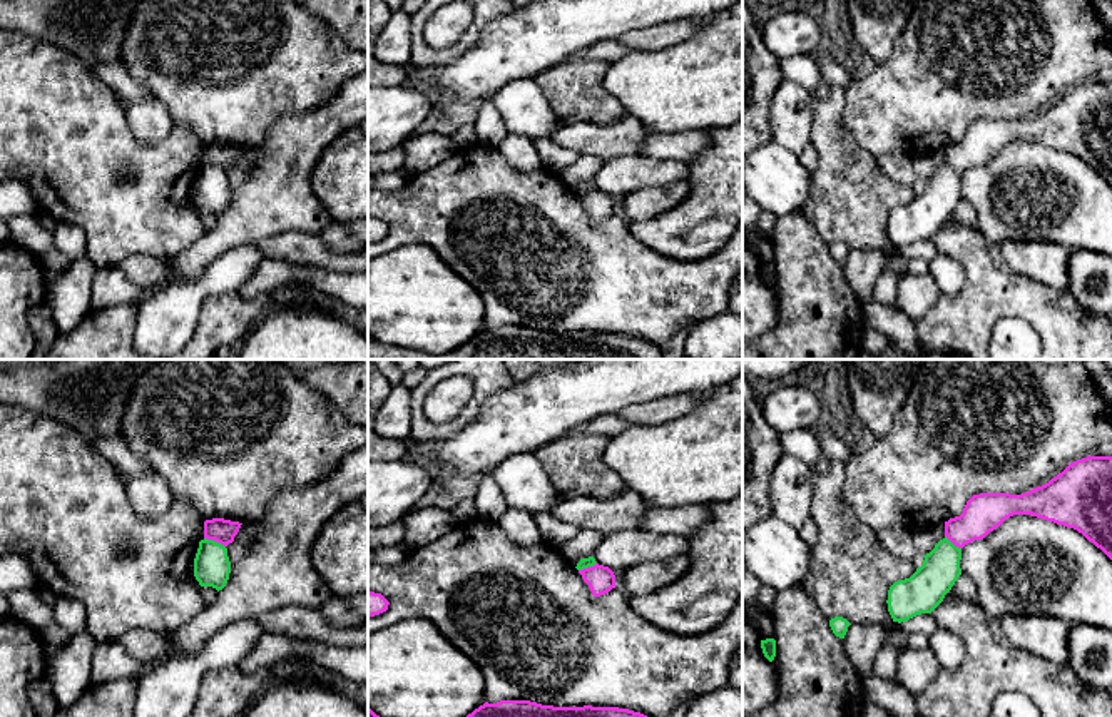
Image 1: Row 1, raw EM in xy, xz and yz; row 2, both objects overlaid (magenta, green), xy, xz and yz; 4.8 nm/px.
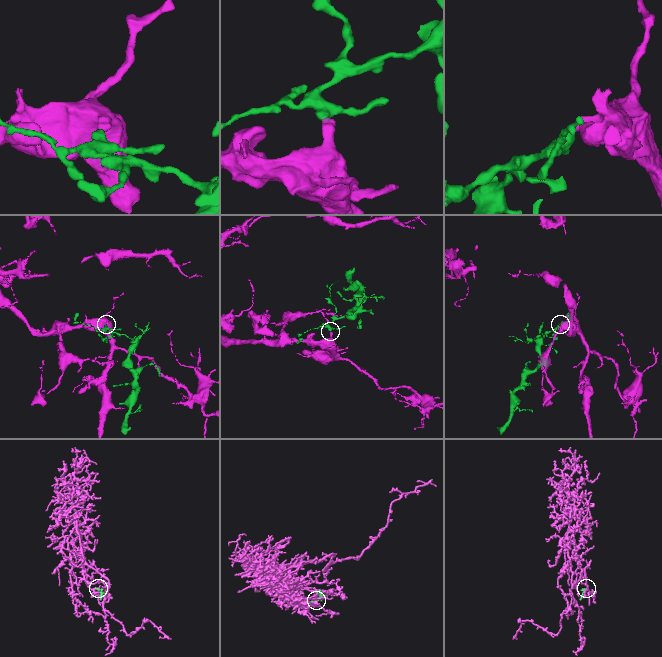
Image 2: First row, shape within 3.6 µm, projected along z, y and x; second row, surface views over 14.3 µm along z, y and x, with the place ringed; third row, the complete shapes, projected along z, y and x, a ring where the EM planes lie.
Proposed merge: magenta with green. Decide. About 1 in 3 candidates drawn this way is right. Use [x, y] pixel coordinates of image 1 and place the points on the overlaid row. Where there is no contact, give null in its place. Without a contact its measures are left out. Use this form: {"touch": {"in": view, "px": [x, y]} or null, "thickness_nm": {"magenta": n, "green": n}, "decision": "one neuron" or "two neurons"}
{"touch": {"in": "xy", "px": [214, 540]}, "thickness_nm": {"magenta": 120, "green": 180}, "decision": "two neurons"}

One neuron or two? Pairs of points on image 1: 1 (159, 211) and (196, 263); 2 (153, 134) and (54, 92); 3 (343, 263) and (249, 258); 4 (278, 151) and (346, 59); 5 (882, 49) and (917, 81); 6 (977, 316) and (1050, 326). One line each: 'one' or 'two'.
1: two
2: two
3: two
4: two
5: two
6: one

